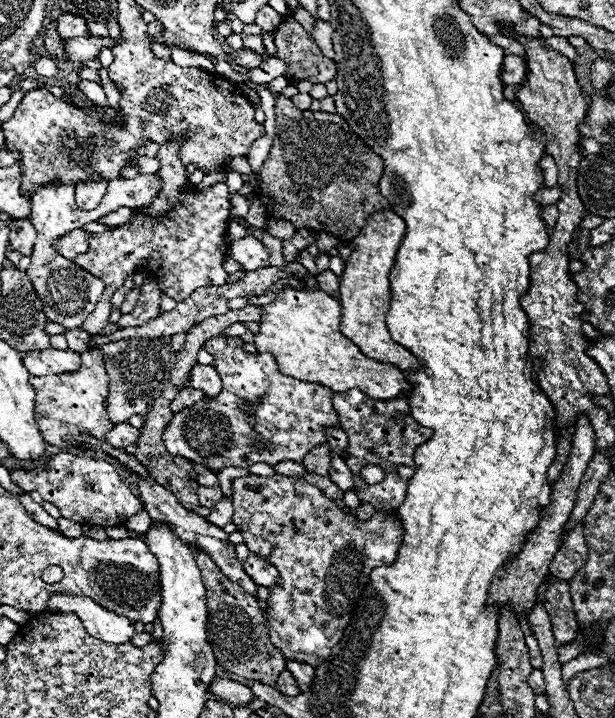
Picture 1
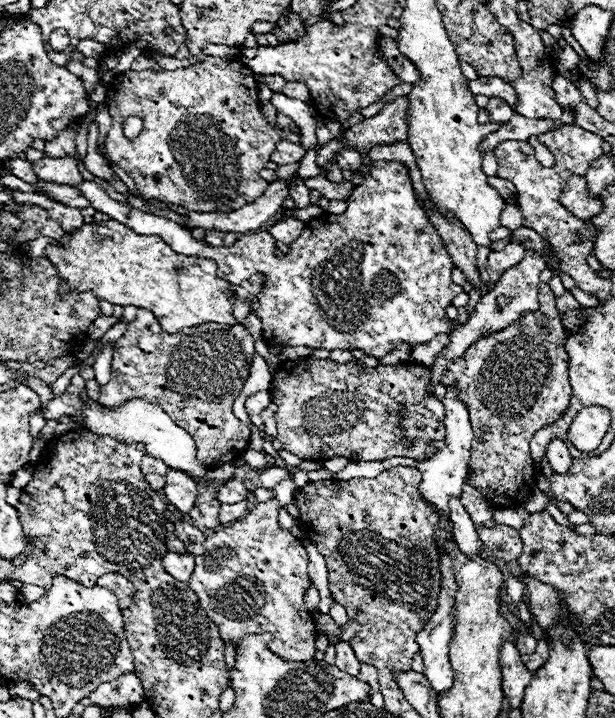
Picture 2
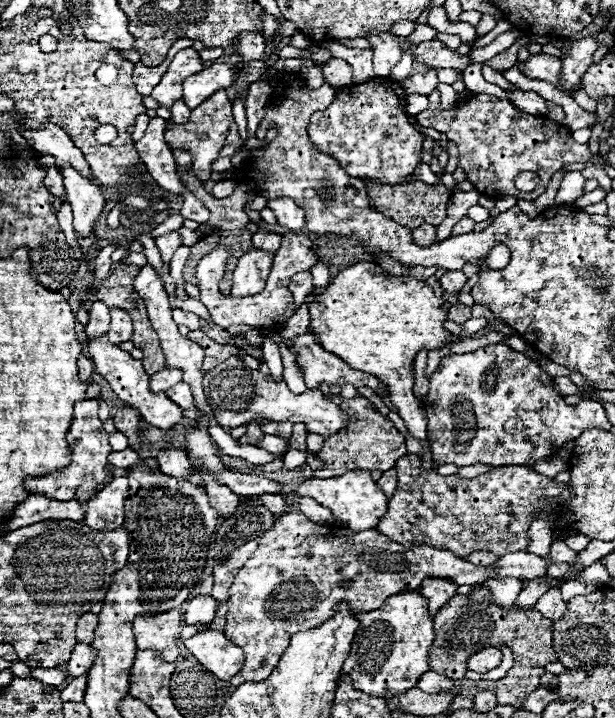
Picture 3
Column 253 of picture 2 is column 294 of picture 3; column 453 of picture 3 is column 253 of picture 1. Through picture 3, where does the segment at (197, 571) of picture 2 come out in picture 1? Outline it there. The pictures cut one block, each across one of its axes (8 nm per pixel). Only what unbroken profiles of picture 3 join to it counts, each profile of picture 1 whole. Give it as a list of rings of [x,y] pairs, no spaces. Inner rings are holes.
[[[250,552],[250,556],[242,562],[242,566],[244,566],[244,570],[248,572],[248,576],[252,576],[252,580],[254,580],[256,584],[260,584],[260,586],[270,588],[270,586],[278,584],[278,580],[280,580],[278,570],[276,570],[274,566],[270,566],[264,558],[256,556],[254,552]]]

